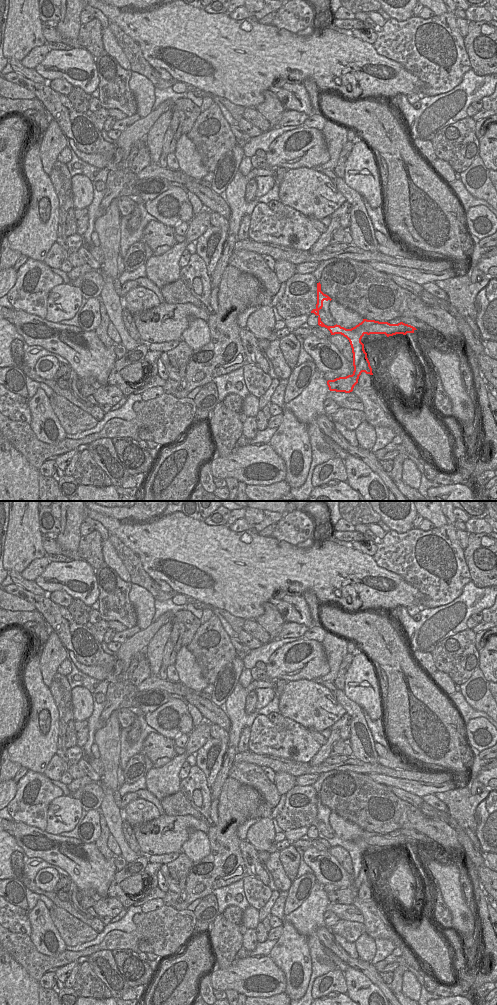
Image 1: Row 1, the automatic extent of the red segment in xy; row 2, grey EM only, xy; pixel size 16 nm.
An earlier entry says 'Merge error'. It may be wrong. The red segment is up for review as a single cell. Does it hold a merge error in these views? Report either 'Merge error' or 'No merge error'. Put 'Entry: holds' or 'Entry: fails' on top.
Entry: holds
Merge error

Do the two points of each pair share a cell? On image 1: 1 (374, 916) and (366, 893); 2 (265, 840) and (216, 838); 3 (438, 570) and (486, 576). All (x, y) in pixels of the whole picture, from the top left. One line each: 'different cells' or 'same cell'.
1: different cells
2: different cells
3: different cells

